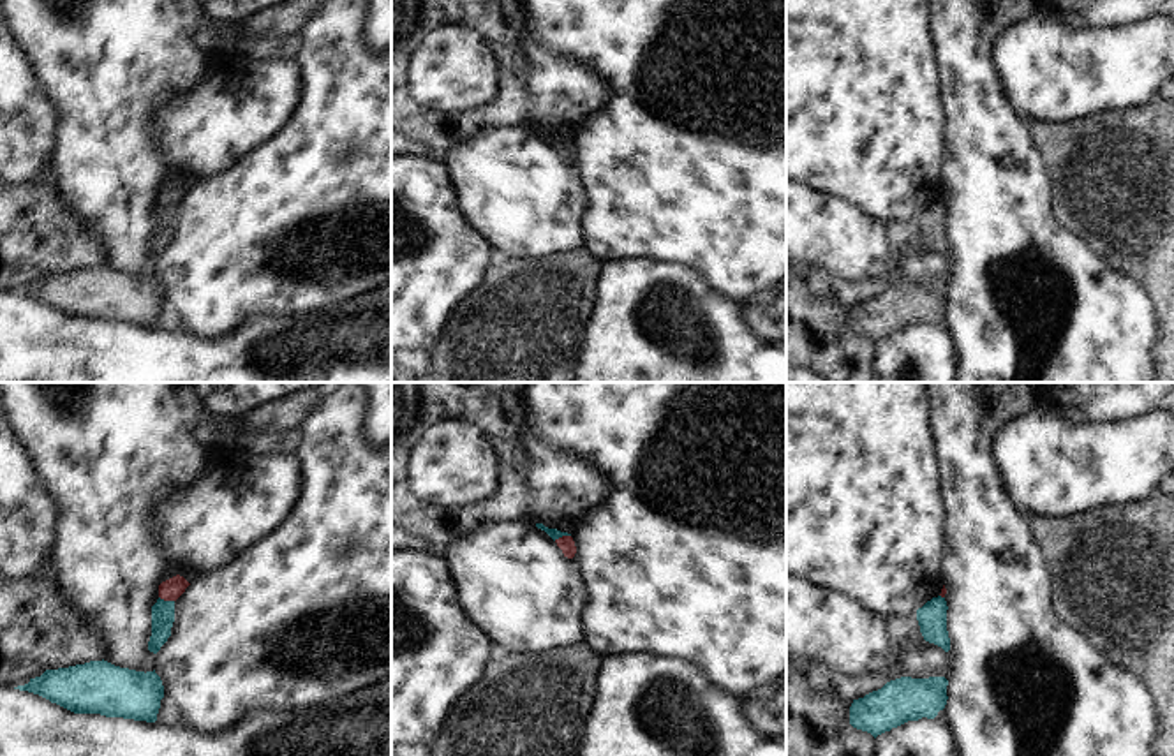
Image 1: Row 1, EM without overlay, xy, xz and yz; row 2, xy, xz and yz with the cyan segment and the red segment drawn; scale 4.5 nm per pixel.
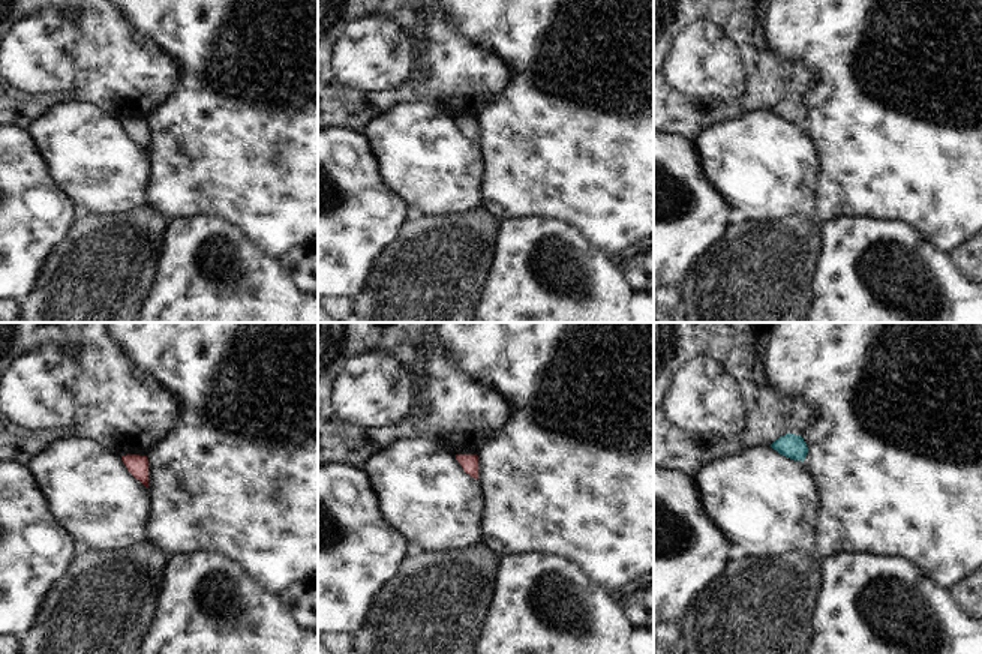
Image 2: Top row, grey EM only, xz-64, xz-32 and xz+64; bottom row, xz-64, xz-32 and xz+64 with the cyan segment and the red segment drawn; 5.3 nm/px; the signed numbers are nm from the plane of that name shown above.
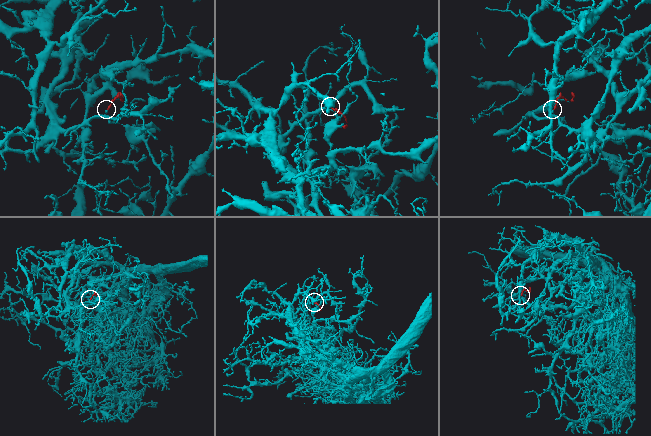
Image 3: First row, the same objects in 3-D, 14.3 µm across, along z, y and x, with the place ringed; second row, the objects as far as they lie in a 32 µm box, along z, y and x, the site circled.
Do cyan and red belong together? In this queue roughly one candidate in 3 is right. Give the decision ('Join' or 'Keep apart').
Keep apart.

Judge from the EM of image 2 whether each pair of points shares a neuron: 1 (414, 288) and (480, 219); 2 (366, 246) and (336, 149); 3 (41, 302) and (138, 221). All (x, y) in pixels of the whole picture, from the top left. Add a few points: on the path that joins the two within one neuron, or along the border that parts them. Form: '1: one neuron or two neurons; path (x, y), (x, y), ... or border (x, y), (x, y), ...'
1: one neuron; path (431, 272), (467, 236)
2: one neuron; path (351, 222), (351, 197), (338, 180), (336, 173)
3: one neuron; path (65, 294), (114, 245)

